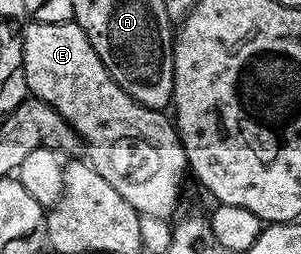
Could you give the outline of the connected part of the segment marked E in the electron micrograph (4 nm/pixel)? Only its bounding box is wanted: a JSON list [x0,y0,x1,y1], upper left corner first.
[23,20,189,219]

